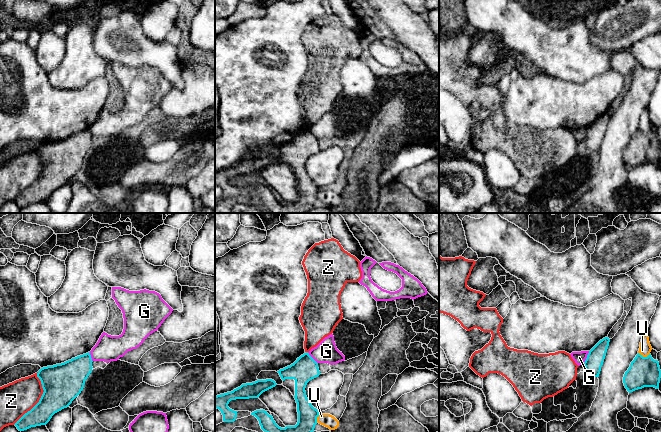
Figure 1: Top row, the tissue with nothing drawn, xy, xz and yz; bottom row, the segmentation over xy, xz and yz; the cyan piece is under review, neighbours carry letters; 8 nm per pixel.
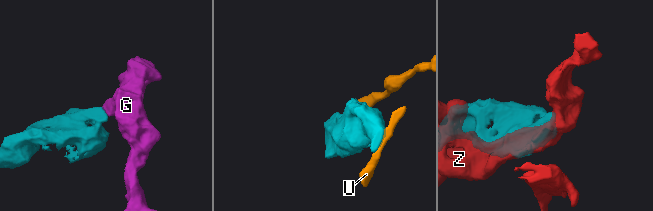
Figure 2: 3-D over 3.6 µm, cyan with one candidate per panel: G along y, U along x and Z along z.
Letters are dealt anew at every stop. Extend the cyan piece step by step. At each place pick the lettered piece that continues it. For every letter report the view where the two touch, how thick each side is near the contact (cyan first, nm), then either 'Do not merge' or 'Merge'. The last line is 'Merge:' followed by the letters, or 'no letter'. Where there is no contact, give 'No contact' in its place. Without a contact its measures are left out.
G: Touches cyan in yz. Thickness 140 nm (cyan) against 100 nm. Do not merge
U: Touches cyan in yz. Thickness 240 nm (cyan) against 100 nm. Do not merge
Z: Touches cyan in xy. Thickness 320 nm (cyan) against 280 nm. Do not merge
Merge: no letter

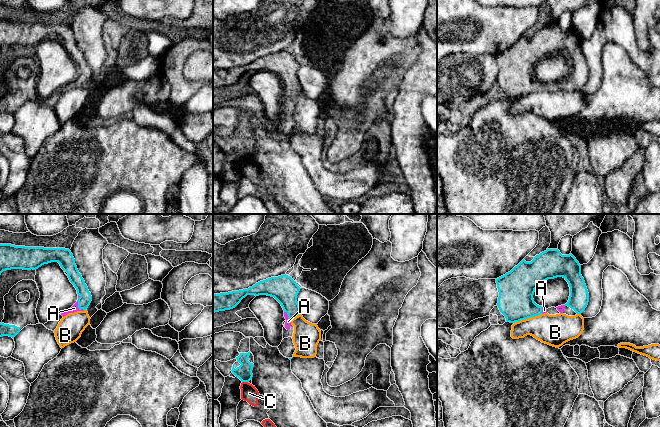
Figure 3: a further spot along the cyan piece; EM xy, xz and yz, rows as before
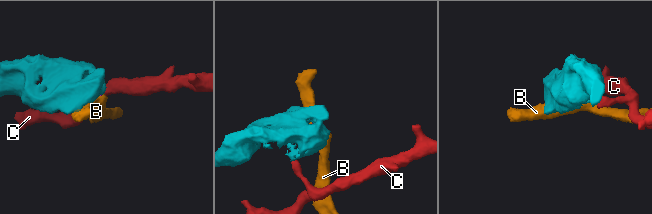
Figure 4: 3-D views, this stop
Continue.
A: Touches cyan in xy. Thickness 100 nm (cyan) against 60 nm. Merge
B: Touches cyan in yz. Thickness 280 nm (cyan) against 260 nm. Do not merge
C: Touches cyan in xz. Thickness 130 nm (cyan) against 140 nm. Do not merge
Merge: A

